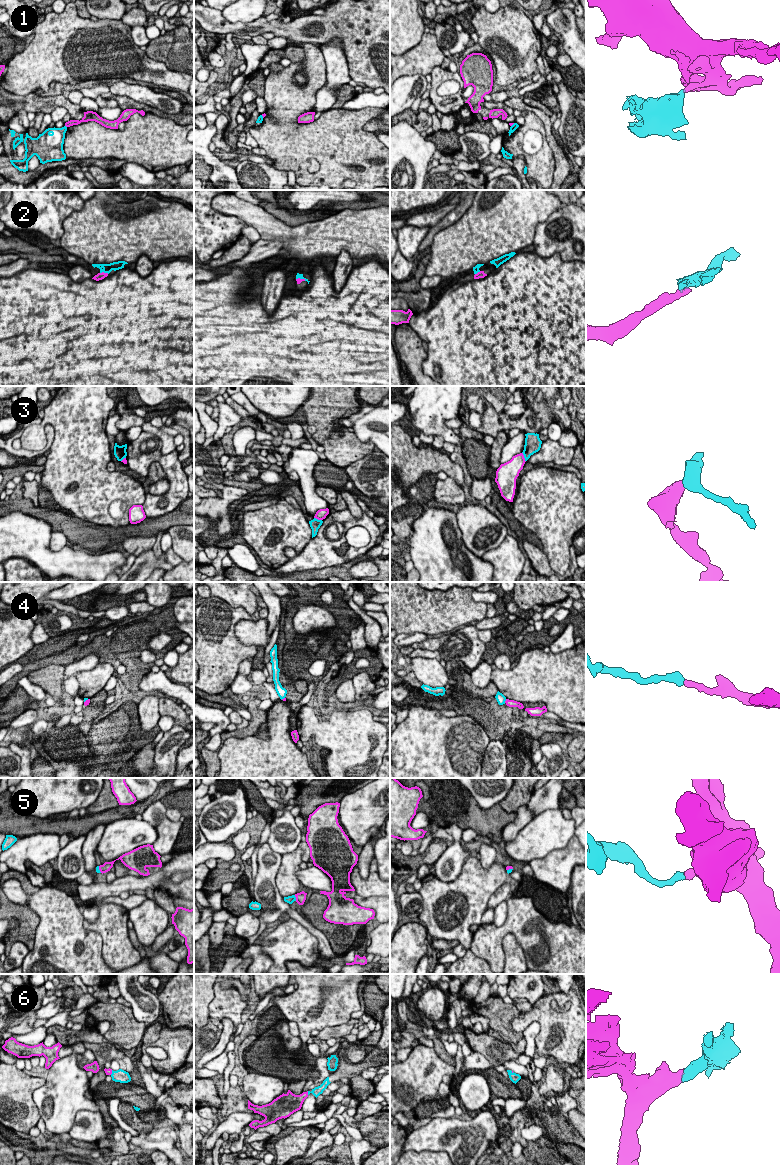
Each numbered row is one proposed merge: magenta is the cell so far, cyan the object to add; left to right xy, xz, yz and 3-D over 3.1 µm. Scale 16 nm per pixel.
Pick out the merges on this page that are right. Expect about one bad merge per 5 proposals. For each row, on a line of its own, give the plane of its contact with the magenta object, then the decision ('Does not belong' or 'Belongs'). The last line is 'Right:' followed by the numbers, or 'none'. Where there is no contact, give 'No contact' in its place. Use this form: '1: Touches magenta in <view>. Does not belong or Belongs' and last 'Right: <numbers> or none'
1: Touches magenta in yz. Does not belong
2: Touches magenta in xy. Belongs
3: Touches magenta in yz. Does not belong
4: Touches magenta in yz. Belongs
5: Touches magenta in xz. Belongs
6: Touches magenta in xz. Belongs
Right: 2, 4, 5, 6

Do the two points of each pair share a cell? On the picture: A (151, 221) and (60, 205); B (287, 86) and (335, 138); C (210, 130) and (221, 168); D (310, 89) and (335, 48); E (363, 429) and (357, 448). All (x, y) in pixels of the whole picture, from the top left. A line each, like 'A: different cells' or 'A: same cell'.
A: different cells
B: same cell
C: same cell
D: different cells
E: different cells

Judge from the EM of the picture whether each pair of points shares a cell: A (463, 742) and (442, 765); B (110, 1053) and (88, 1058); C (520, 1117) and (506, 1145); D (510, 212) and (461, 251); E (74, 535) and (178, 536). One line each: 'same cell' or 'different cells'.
A: same cell
B: different cells
C: same cell
D: same cell
E: different cells

